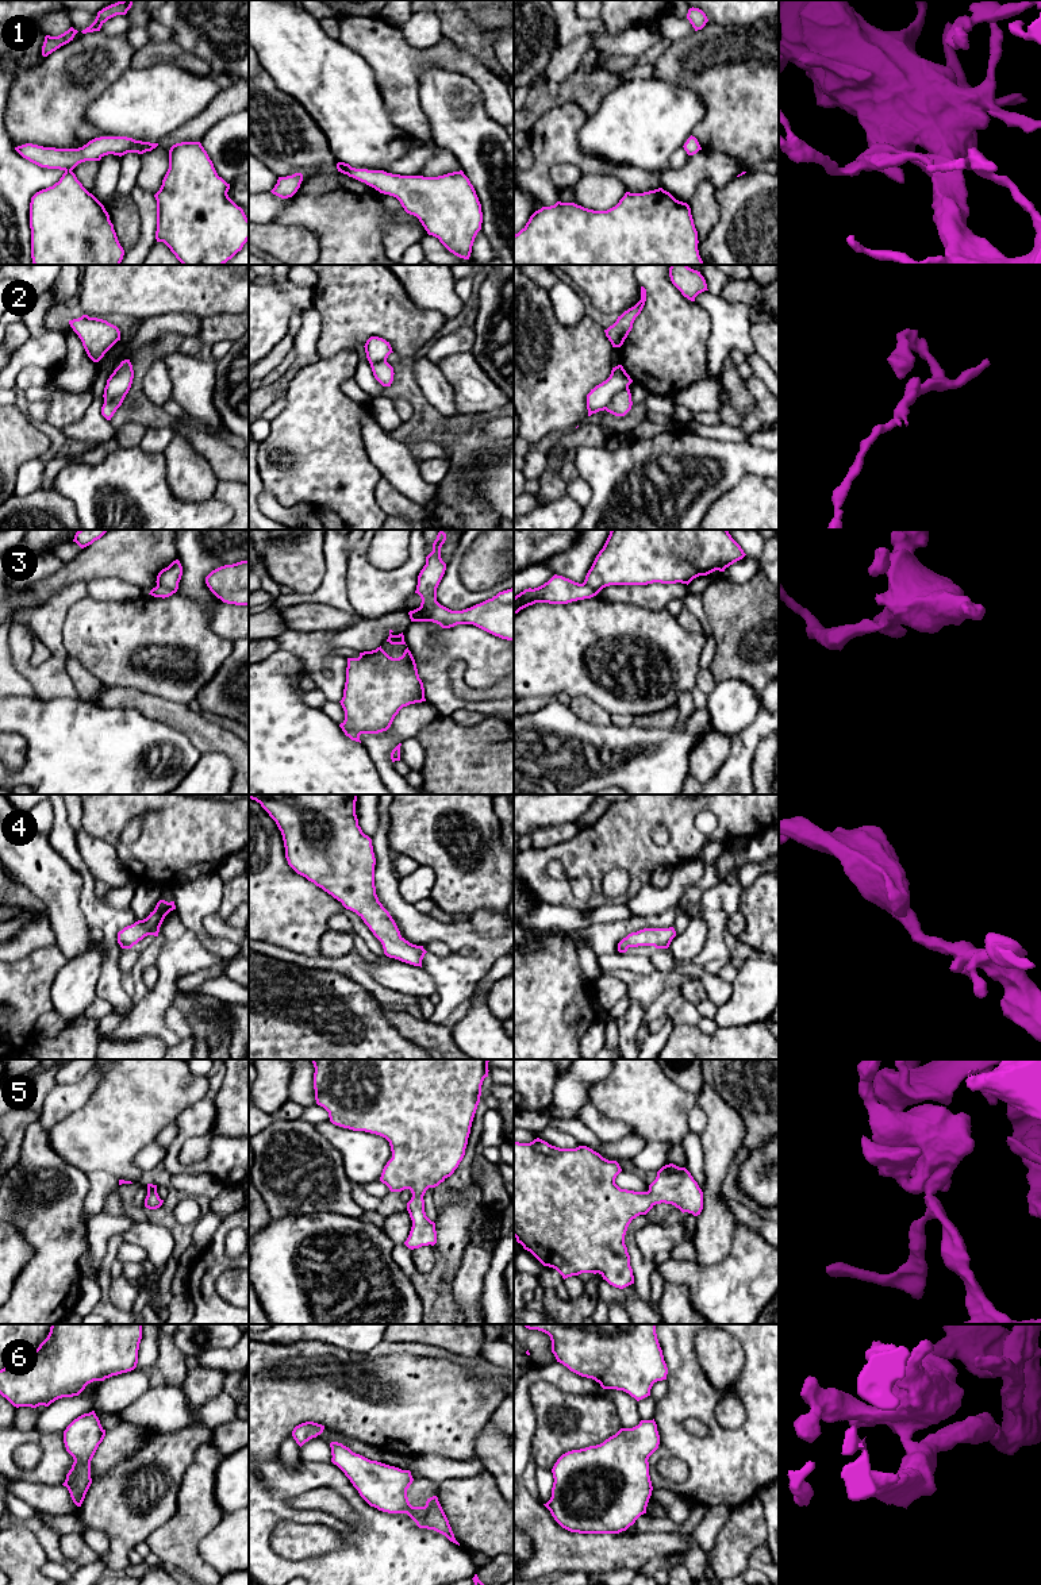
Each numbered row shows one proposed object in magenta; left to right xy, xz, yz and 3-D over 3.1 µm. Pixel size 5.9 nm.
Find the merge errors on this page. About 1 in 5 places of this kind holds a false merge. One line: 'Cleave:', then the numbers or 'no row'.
Cleave: 2, 3

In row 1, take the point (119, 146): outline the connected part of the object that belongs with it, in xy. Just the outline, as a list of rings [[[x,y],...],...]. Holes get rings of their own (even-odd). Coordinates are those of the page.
[[[100,136],[78,149],[55,149],[26,143],[15,150],[30,162],[65,173],[53,186],[37,192],[30,203],[31,258],[34,265],[120,265],[124,250],[104,205],[89,193],[72,172],[85,161],[100,161],[104,155],[143,154],[158,143],[127,136]]]

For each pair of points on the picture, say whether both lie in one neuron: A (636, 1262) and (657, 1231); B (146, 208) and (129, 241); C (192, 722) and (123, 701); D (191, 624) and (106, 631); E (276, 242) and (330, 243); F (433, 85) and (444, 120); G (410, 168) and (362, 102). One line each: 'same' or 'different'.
A: different
B: different
C: same
D: same
E: different
F: same
G: different

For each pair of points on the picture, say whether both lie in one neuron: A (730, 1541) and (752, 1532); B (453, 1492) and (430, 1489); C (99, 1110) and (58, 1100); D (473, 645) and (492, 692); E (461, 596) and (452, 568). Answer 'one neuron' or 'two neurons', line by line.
A: one neuron
B: two neurons
C: two neurons
D: two neurons
E: one neuron

